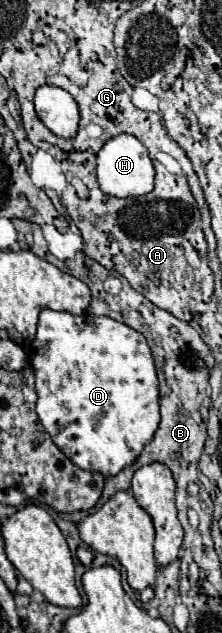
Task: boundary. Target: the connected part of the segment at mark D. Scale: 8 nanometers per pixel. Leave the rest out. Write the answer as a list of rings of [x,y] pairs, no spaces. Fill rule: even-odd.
[[[42,310],[30,360],[36,374],[36,414],[54,444],[78,468],[114,476],[140,456],[160,422],[156,368],[142,334],[106,316],[72,316],[68,312]]]

